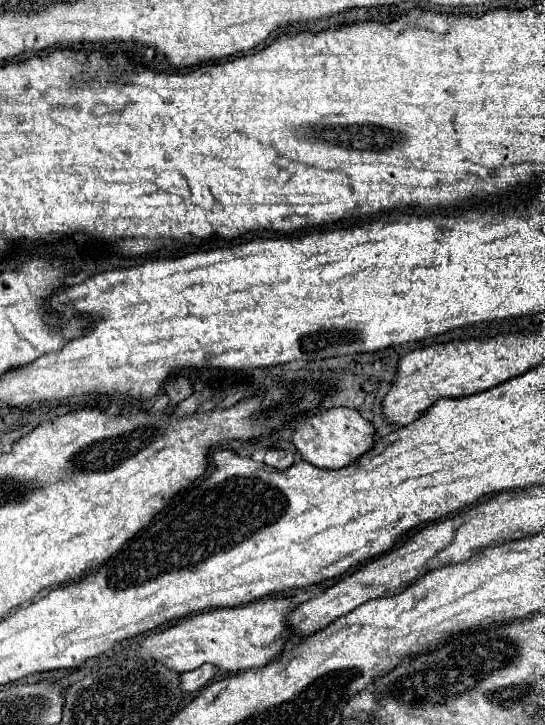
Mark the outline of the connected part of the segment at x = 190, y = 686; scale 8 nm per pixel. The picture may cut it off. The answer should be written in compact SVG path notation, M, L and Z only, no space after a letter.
M205 664L193 672L185 672L179 676L179 688L183 692L195 692L195 690L201 690L207 682L213 680L213 676L217 674L219 670L211 664Z

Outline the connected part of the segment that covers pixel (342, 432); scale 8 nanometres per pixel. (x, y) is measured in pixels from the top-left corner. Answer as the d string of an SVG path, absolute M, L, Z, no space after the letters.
M329 408L329 410L319 410L309 418L301 418L295 426L291 442L295 444L301 458L307 460L309 464L317 468L337 470L353 464L361 454L365 454L373 446L373 434L375 434L373 424L367 418L363 418L357 410Z

